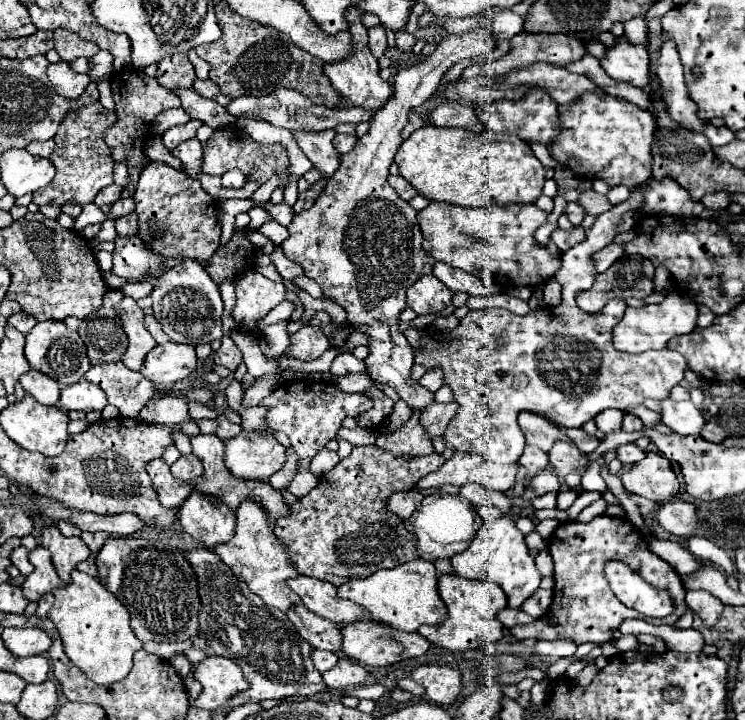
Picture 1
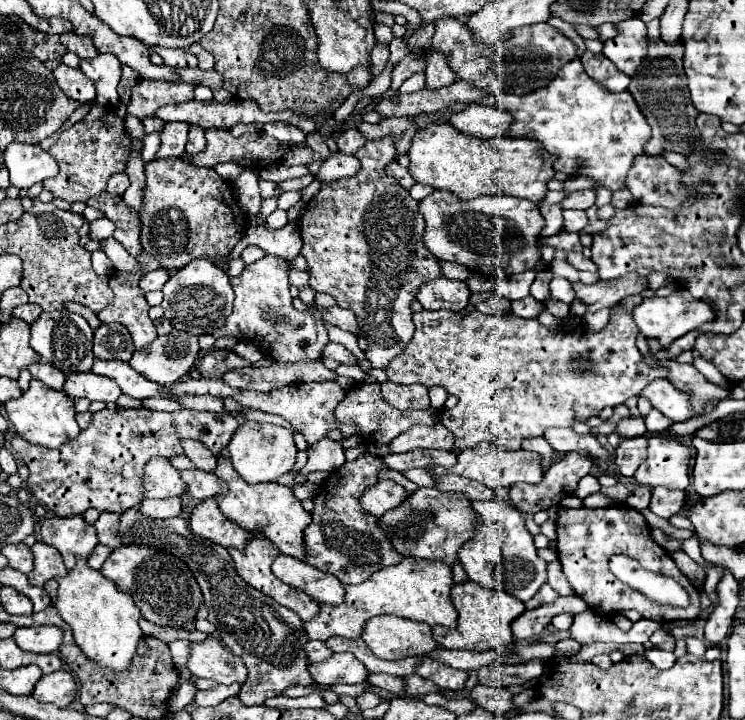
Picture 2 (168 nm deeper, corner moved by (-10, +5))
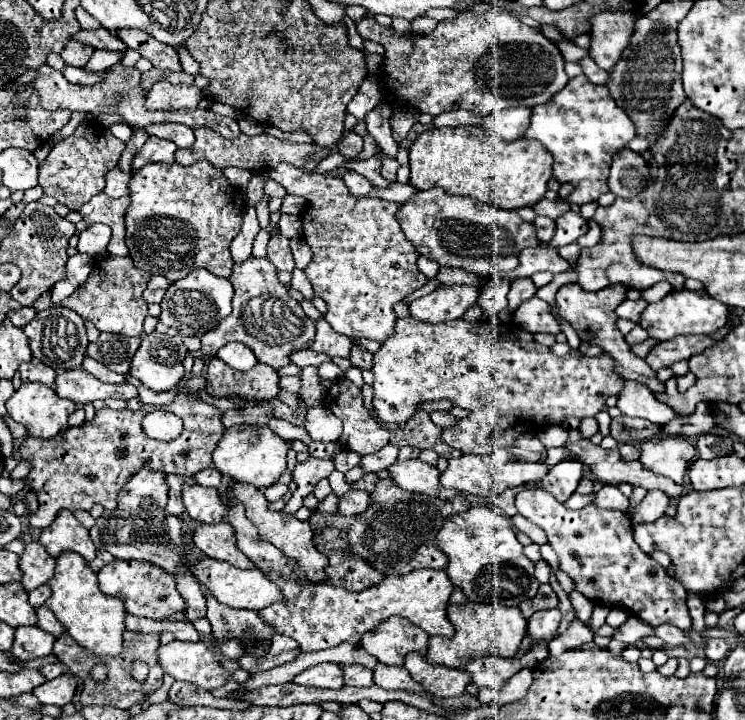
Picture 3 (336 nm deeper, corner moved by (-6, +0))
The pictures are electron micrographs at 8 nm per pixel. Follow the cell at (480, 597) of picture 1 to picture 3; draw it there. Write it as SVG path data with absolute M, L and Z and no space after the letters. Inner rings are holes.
M465 603L465 605L449 605L447 615L455 627L455 635L451 639L437 639L437 637L429 639L427 659L433 665L461 669L463 663L467 663L473 657L485 657L485 655L515 657L527 633L527 619L521 615L519 607Z

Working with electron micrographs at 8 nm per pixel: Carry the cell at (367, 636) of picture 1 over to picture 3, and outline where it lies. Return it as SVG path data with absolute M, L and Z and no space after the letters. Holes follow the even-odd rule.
M389 617L361 637L361 647L385 665L403 665L407 653L427 653L429 637L403 617Z

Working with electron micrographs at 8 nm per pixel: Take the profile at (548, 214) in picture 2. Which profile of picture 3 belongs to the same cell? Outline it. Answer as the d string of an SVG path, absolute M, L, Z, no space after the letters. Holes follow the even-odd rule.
M537 216L532 223L536 228L537 238L548 244L556 231L555 221L549 217Z

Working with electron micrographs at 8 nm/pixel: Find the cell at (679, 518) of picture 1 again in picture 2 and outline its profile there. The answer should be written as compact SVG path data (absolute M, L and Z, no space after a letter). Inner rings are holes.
M657 486L653 488L649 510L659 518L667 520L675 514L685 514L685 504L687 504L687 496L683 490L669 490L669 488Z

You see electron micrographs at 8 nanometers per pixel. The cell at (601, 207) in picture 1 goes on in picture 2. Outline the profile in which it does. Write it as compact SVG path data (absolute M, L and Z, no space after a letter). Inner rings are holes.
M581 190L581 192L573 192L563 200L563 208L579 208L579 210L587 210L591 206L595 206L595 190Z

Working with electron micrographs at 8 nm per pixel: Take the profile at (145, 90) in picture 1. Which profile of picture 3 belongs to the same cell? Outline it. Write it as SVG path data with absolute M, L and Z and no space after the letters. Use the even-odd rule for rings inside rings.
M159 81L147 93L147 109L151 111L175 111L175 109L195 109L203 99L199 87L173 85L169 81Z

